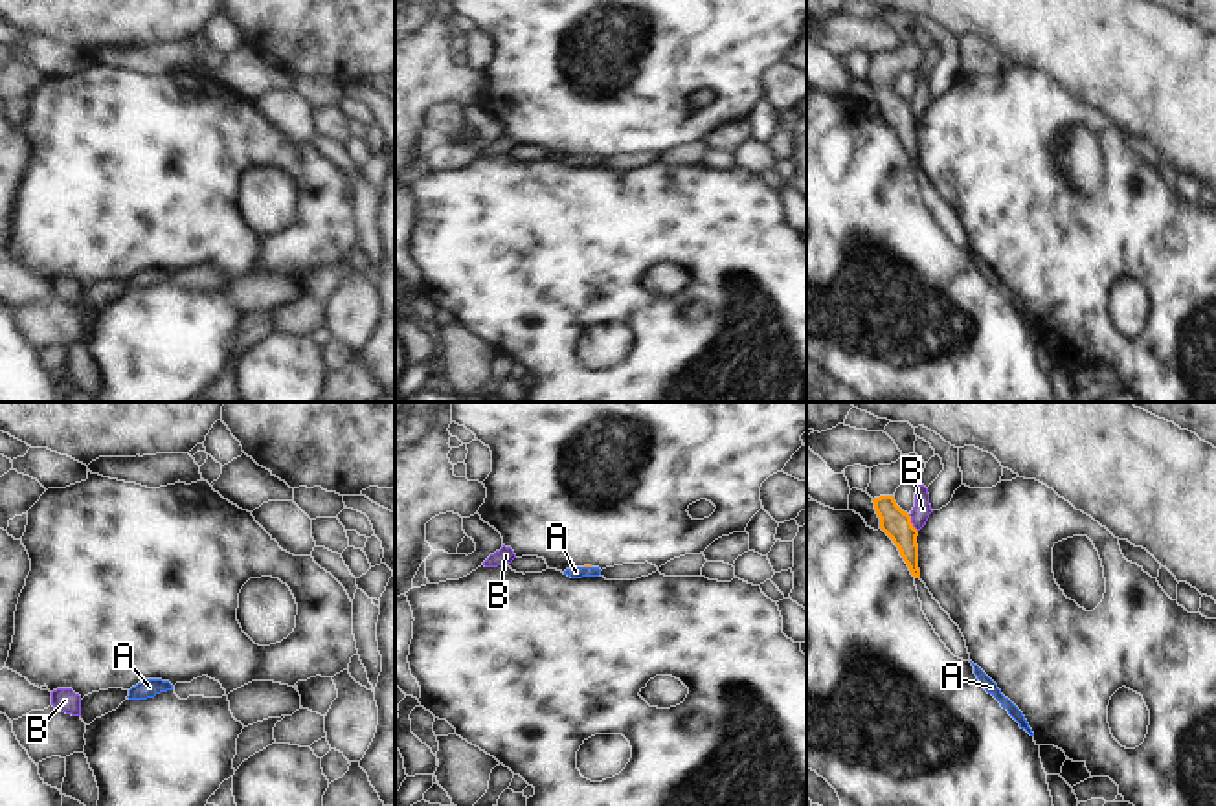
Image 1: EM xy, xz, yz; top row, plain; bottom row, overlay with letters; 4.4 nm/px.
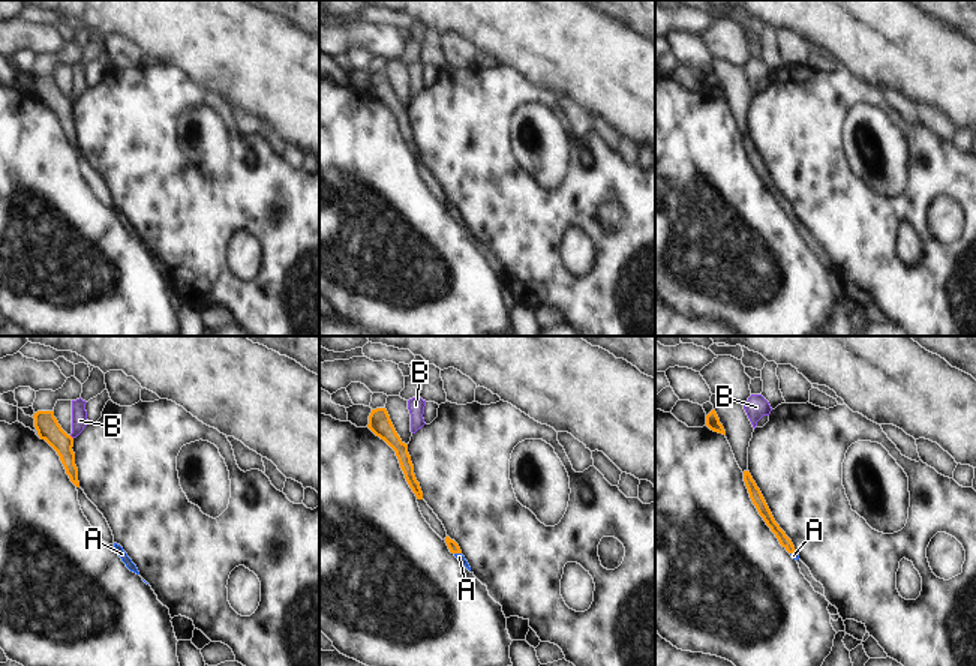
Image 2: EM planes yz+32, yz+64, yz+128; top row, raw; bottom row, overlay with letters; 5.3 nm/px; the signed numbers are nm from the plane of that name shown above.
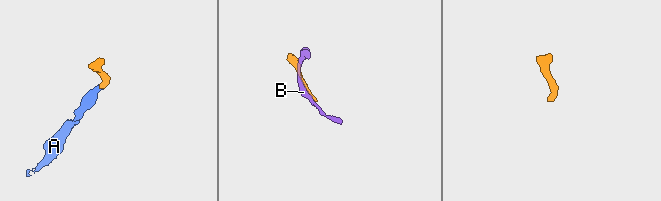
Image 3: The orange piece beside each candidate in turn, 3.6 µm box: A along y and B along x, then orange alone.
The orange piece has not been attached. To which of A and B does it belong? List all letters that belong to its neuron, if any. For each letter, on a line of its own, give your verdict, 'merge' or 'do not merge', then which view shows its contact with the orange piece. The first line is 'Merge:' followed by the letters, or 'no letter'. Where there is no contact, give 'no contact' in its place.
Merge: A
A: merge | xz
B: do not merge | yz

